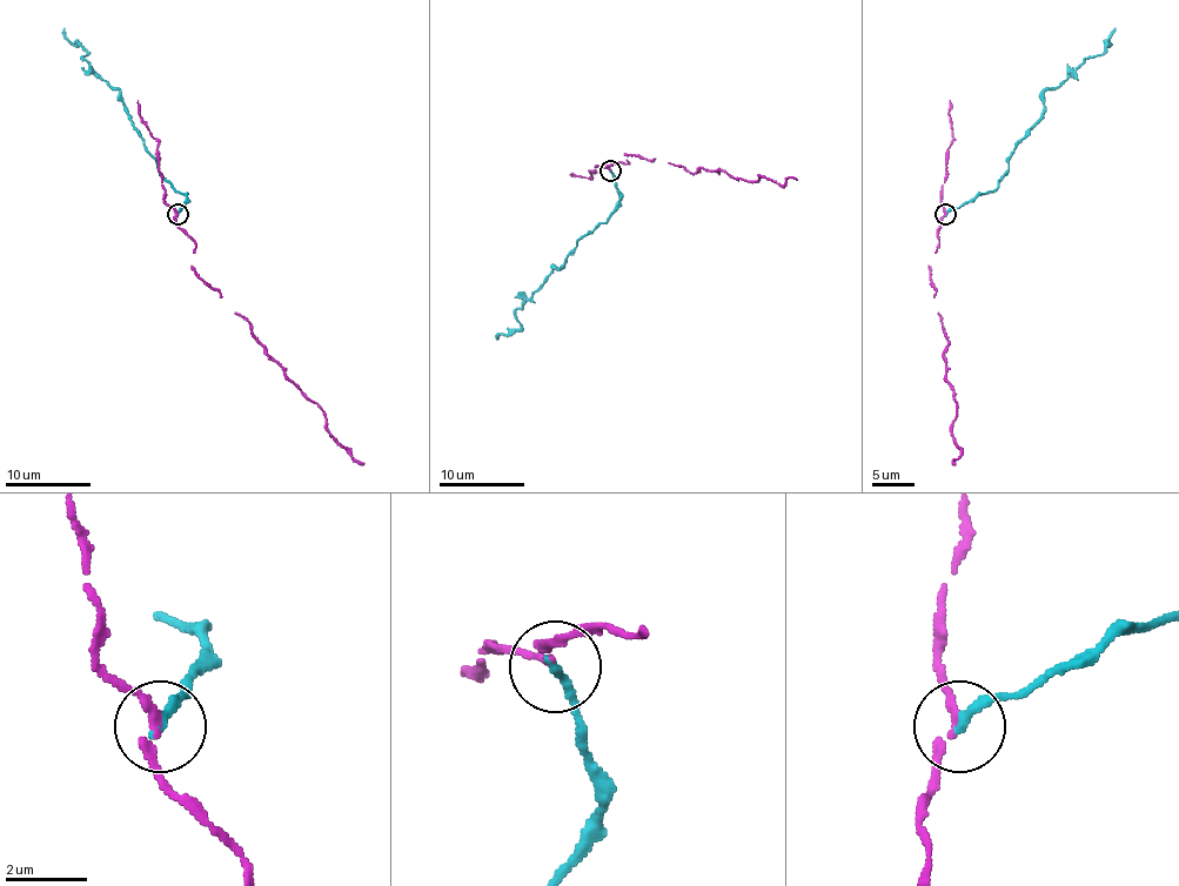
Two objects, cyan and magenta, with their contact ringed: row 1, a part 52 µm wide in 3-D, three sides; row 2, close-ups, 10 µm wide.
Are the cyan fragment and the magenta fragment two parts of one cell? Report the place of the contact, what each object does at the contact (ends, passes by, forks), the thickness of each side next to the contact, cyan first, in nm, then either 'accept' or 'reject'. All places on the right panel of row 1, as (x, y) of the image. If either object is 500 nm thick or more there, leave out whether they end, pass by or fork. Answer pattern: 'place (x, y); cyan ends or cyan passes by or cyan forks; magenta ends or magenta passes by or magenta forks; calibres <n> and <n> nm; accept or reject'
place (945, 214); cyan ends; magenta passes by; calibres 240 and 170 nm; reject

